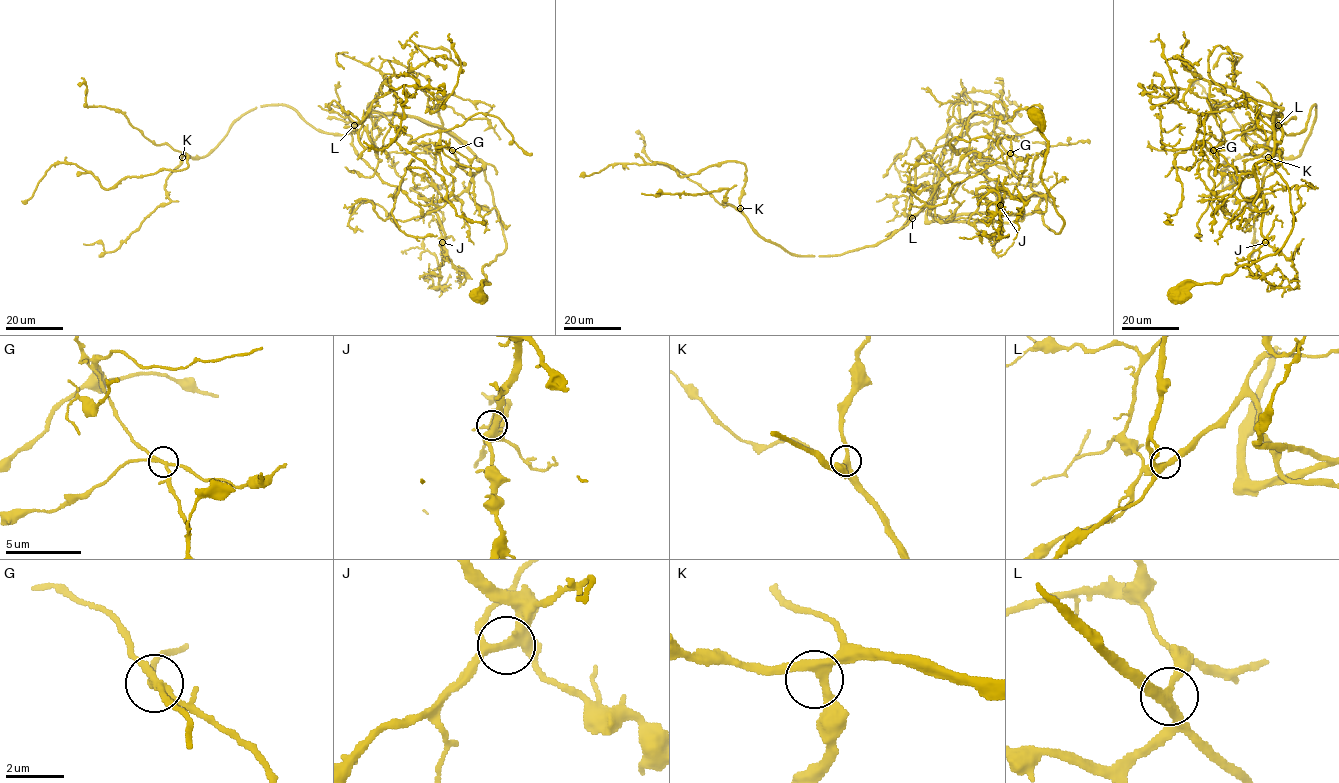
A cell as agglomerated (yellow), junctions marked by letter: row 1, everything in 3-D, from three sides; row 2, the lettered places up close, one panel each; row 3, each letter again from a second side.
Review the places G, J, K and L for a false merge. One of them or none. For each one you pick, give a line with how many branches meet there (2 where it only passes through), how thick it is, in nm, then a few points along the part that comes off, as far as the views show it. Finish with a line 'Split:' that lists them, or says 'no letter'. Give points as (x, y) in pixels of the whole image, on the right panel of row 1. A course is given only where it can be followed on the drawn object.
Split: no letter

